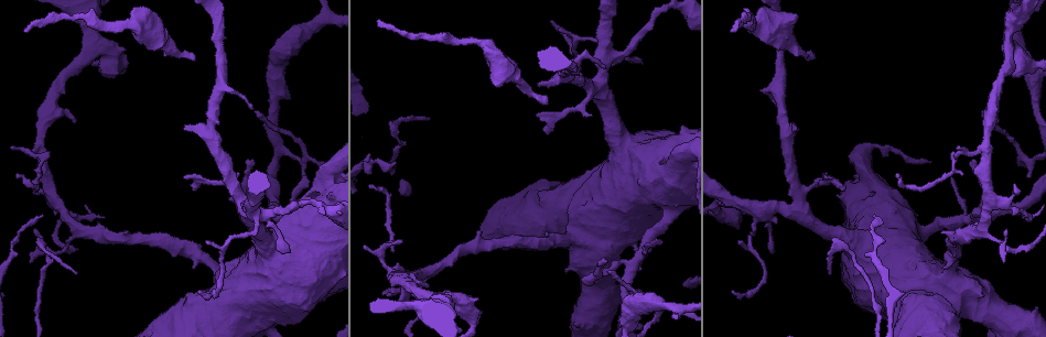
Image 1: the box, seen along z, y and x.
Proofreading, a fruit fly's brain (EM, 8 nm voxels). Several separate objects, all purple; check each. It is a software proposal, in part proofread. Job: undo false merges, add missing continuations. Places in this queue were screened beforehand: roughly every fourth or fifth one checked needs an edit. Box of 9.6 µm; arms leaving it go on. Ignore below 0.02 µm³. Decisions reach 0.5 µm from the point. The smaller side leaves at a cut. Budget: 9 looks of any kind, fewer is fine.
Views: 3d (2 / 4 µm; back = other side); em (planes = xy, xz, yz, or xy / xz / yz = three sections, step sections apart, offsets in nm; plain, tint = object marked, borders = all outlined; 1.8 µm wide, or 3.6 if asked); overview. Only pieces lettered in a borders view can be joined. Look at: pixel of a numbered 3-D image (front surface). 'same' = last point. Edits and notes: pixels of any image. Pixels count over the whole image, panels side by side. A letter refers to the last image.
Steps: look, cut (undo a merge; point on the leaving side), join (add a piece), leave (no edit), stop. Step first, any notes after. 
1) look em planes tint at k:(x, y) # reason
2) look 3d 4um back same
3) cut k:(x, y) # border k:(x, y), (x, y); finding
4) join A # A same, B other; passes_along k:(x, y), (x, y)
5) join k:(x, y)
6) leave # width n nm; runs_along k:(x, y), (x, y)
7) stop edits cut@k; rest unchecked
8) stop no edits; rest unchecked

look em yz step 4 borders at 1:(194, 60) # free end

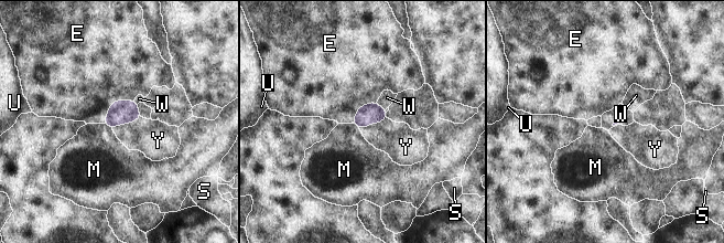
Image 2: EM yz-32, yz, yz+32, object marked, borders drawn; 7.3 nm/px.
look em planes borders same # cut it another way

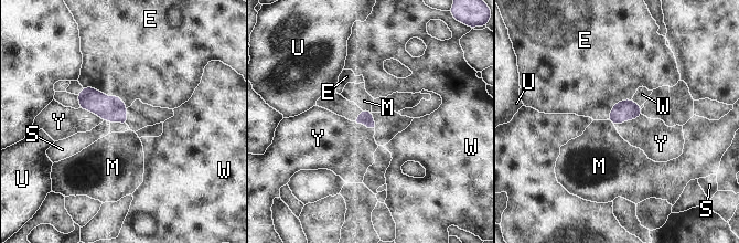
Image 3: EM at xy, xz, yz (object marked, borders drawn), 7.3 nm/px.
leave # E other, M other, S other, U other, W other, Y other; border 3:(641, 114), (632, 119), (614, 125); none of them fits

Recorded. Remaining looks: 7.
look em planes plain at 1:(796, 130) # an open end

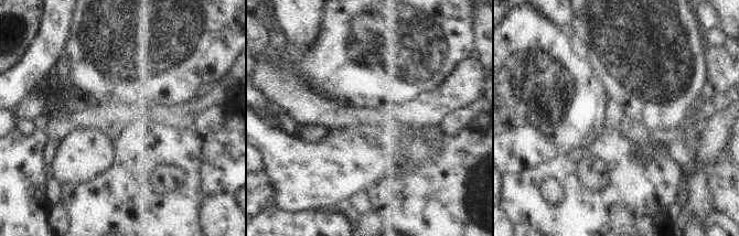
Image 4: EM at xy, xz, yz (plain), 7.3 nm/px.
look em planes borders same # what lies round it

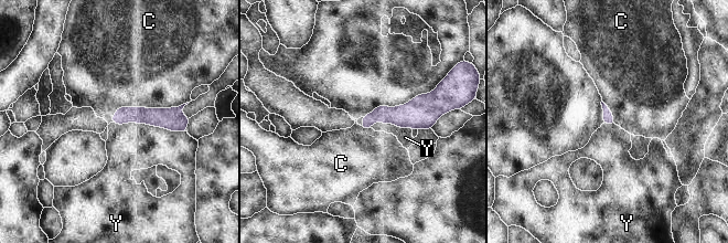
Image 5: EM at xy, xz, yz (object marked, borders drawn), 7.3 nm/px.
leave # C other, Y other; no lettered piece goes on from it

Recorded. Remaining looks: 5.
look em yz step 16 borders at 1:(608, 53) # sharp bend

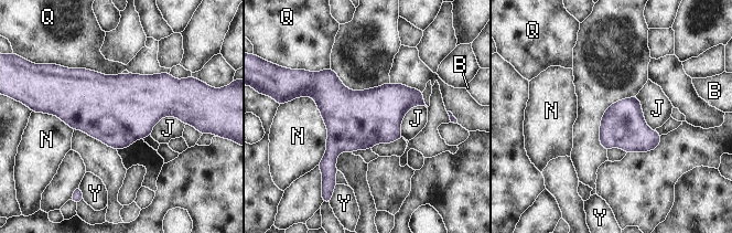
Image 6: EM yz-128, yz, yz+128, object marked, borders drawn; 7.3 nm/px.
leave # longest_contact N 500 nm; B other, J other, N other, Q other, Y other; one neuron here

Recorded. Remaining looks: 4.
look 3d 4um back at 1:(948, 271) # sudden change in width

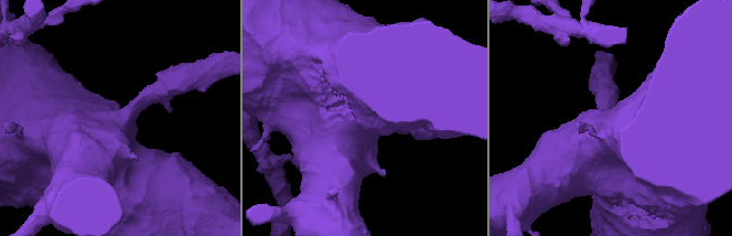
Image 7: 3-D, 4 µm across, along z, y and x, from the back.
look em 3.6um planes tint at 7:(127, 118)

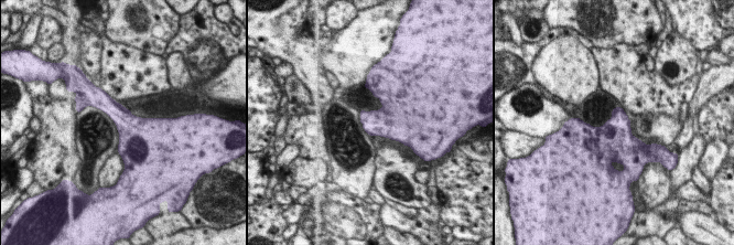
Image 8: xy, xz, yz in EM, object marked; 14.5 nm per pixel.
look em 3.6um planes borders same

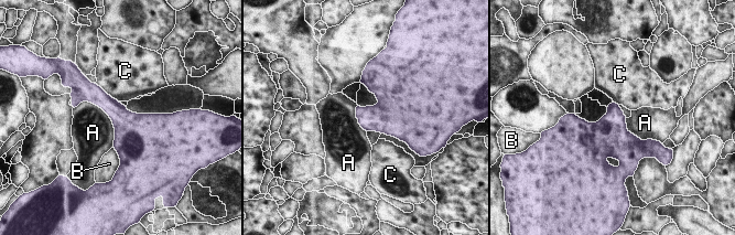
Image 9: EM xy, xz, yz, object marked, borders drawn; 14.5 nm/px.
leave # width 380 nm; longest_contact A 800 nm; A other, B other, C other; one neuron here

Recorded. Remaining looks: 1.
stop no edits; rest unchecked

